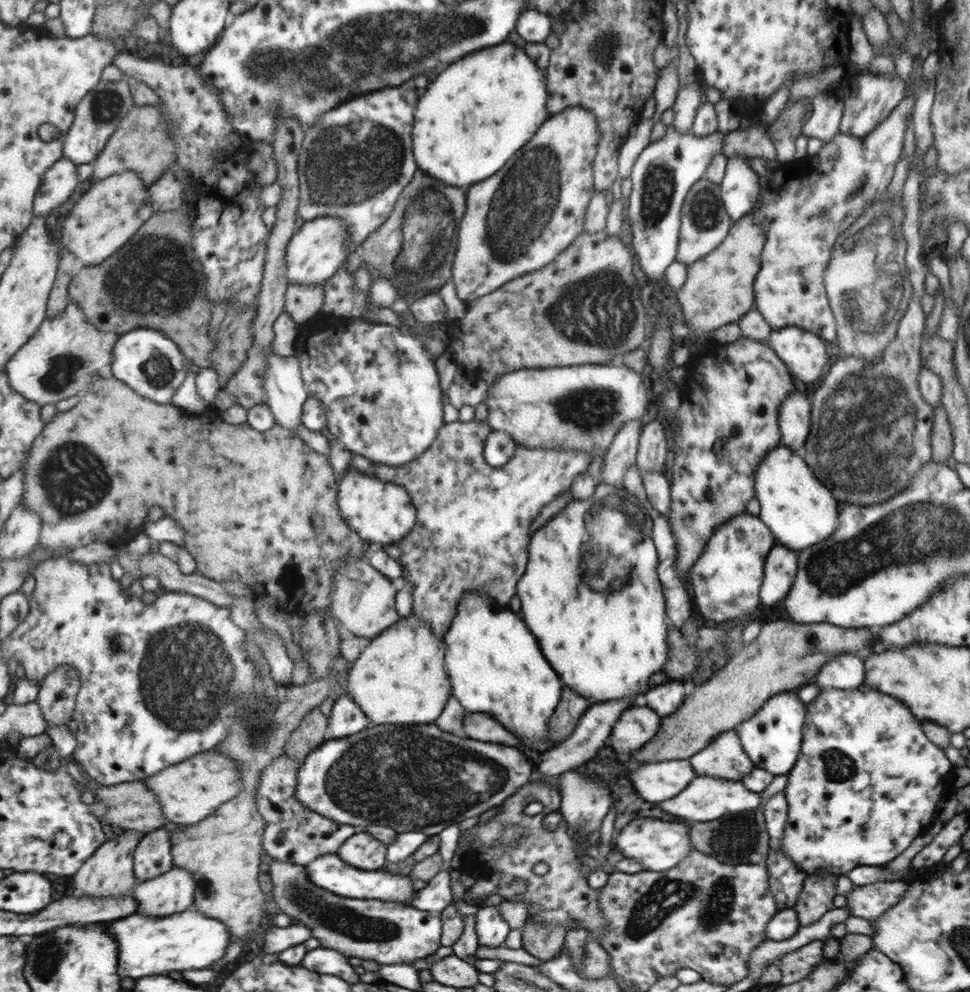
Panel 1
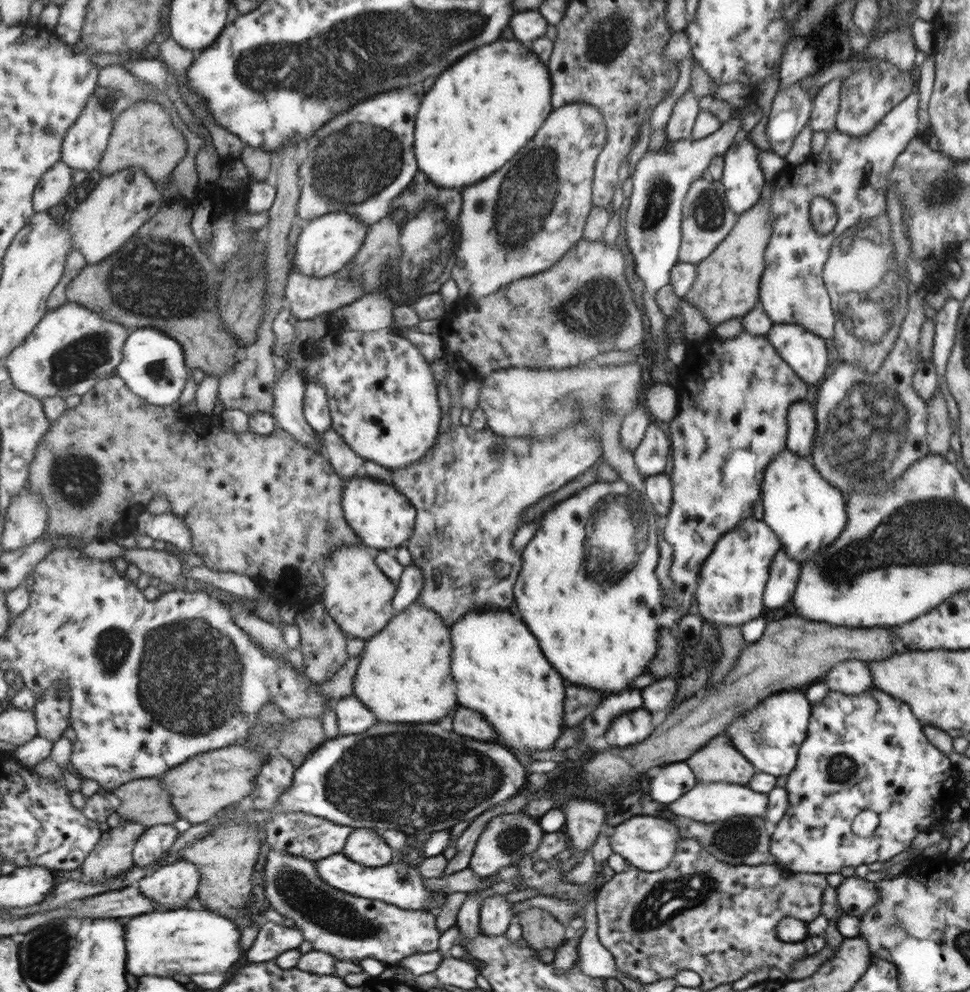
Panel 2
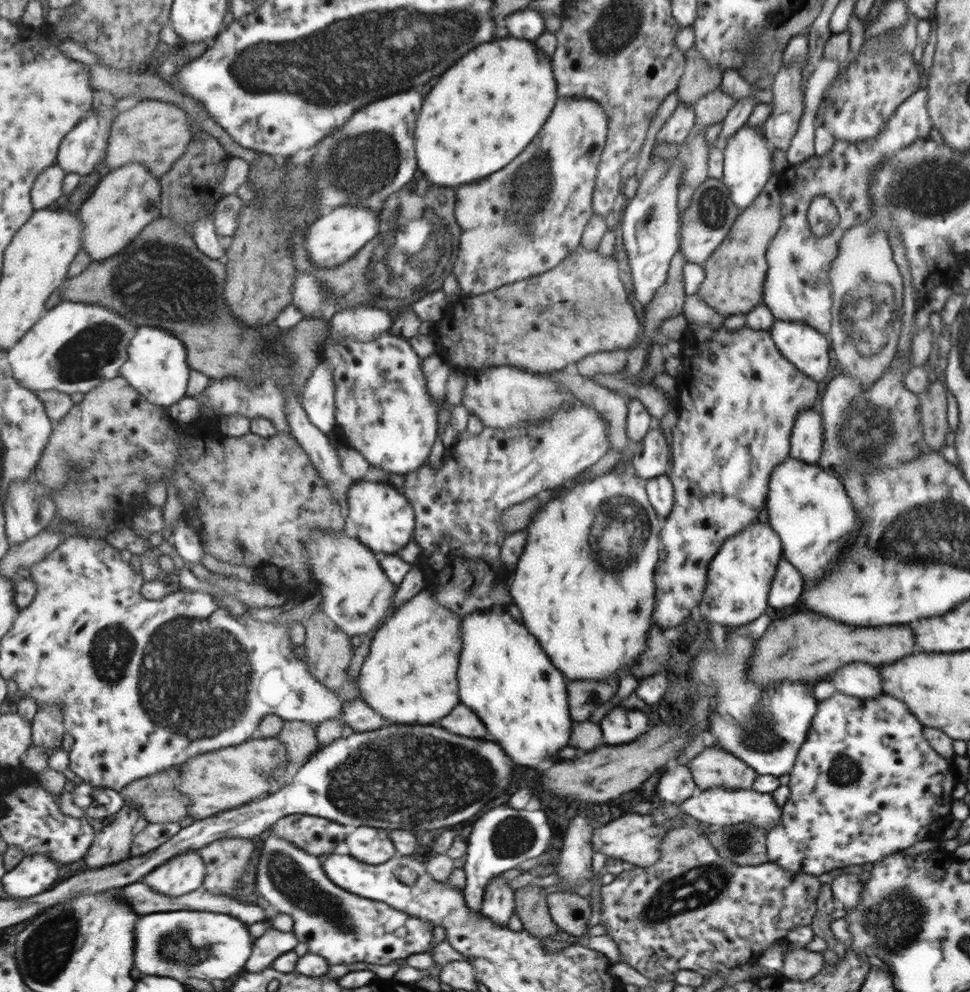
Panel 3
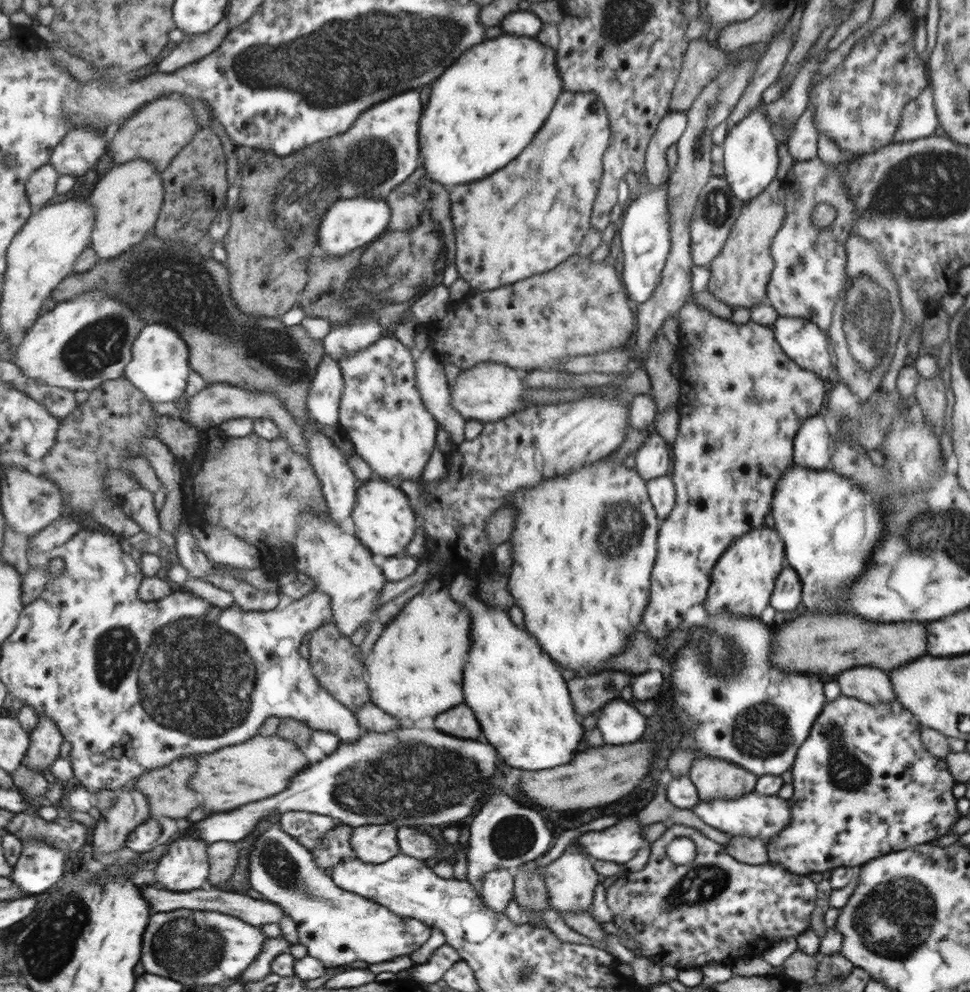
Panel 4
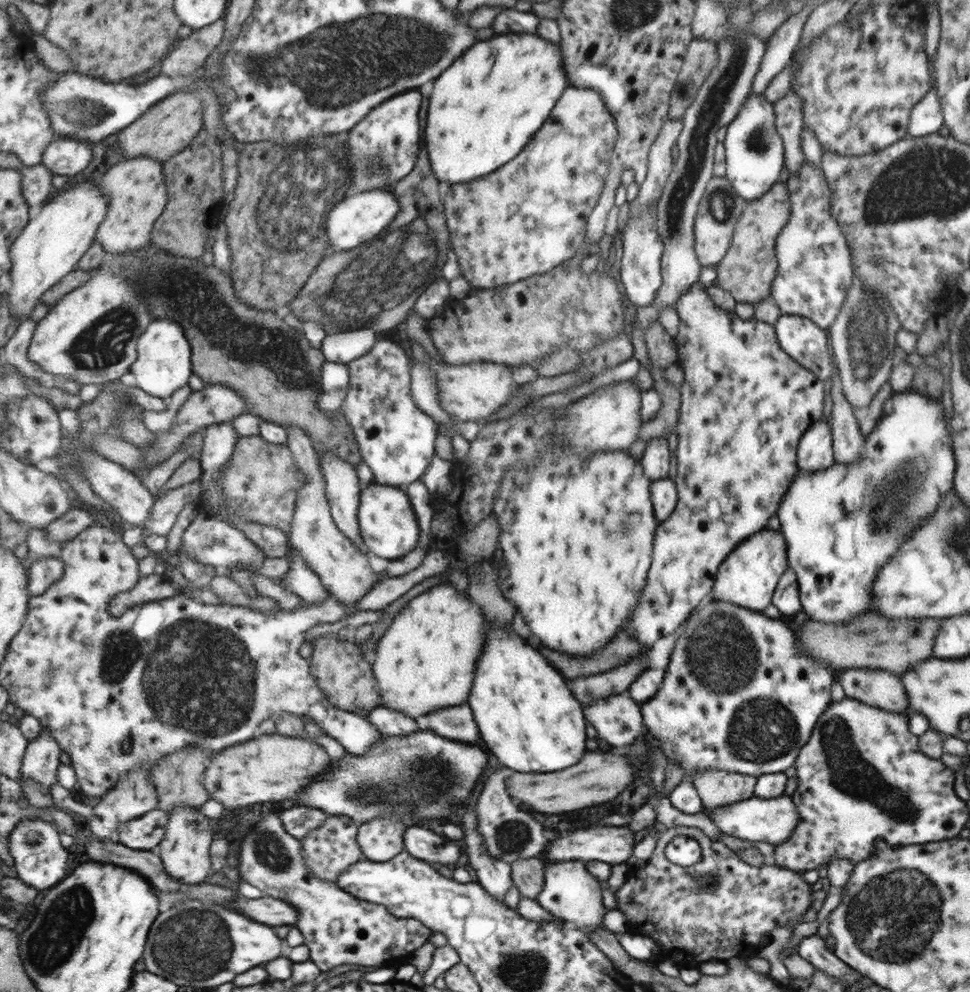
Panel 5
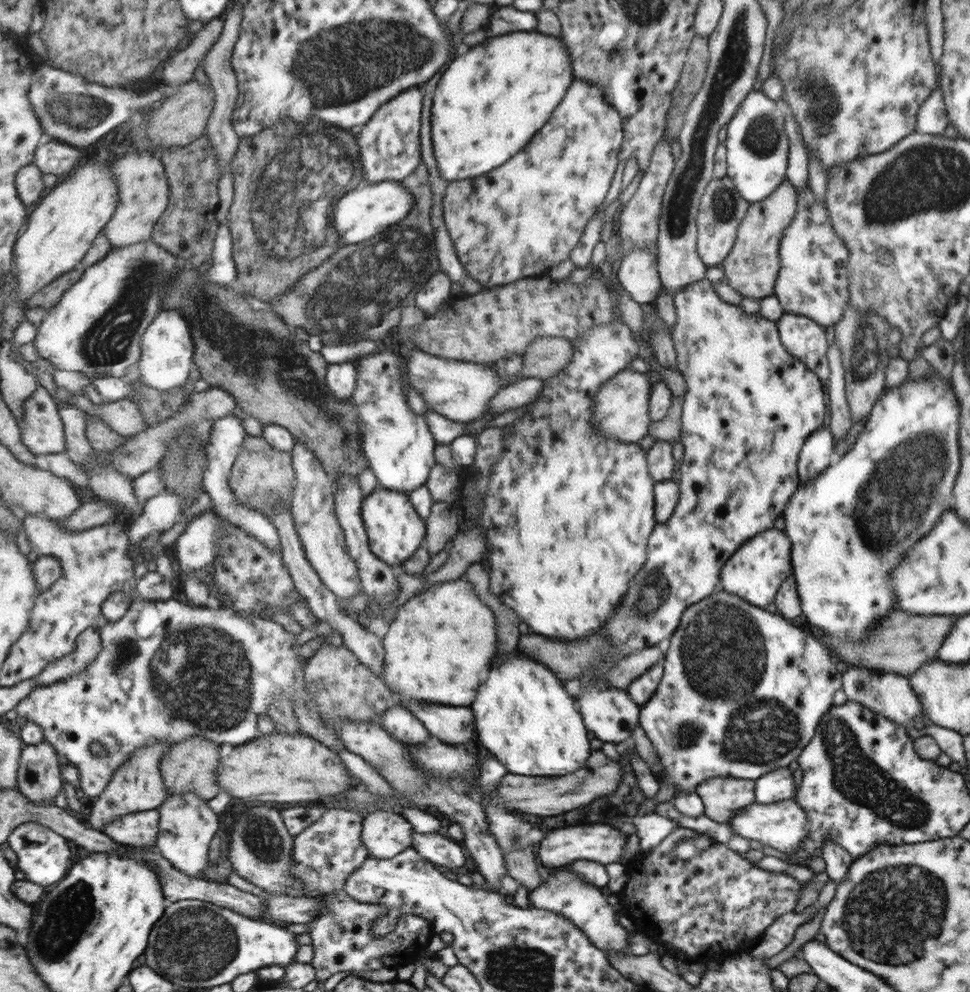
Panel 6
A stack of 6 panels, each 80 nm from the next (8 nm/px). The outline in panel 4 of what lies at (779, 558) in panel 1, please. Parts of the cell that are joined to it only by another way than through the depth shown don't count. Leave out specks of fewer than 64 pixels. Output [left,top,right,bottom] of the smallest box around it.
[769,565,801,612]

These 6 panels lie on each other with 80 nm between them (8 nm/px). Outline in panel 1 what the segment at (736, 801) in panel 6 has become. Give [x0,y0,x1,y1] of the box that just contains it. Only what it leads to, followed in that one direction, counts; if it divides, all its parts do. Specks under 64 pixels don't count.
[688,729,756,781]

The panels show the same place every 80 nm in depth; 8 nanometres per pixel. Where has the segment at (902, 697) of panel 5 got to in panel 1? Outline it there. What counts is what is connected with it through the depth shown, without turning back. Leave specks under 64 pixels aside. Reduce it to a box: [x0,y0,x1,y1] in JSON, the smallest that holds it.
[810,653,864,690]

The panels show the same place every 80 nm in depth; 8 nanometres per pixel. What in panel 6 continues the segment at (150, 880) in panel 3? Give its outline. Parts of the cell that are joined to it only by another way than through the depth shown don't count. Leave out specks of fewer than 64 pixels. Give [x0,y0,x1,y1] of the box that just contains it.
[156,792,224,877]

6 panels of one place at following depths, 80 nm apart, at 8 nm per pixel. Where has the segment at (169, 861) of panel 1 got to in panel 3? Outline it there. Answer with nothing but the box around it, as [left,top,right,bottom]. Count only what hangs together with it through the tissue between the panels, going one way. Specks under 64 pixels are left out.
[132,822,181,856]

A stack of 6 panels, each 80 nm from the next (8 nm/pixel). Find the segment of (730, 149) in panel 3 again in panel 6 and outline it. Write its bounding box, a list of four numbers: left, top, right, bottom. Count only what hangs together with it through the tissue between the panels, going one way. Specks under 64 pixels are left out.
[723,90,789,203]

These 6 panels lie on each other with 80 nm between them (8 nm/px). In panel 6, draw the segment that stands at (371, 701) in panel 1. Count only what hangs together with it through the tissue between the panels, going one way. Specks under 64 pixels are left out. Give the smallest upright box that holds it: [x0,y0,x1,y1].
[381,577,497,707]

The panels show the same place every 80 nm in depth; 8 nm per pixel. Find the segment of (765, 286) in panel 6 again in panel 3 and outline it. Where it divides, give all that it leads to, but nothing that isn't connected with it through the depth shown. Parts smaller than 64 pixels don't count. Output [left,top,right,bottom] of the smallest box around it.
[696,176,781,318]

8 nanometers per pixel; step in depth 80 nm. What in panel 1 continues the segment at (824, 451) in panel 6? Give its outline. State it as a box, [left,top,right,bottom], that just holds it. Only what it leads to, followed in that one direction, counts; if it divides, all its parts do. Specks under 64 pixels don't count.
[779,390,810,450]

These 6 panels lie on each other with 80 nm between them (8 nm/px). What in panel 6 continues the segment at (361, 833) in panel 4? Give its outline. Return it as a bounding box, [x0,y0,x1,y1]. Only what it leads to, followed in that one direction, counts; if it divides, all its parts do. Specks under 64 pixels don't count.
[362,808,414,859]

